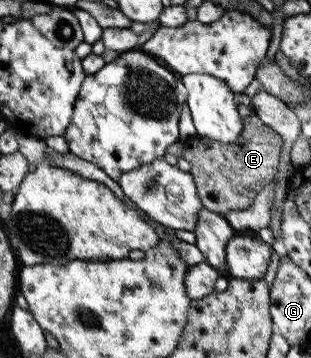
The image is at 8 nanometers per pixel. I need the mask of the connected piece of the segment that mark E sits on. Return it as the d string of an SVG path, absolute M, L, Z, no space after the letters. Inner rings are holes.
M254 112L242 118L243 130L240 140L219 150L218 140L198 134L184 143L183 158L191 163L197 192L203 206L211 212L225 216L230 210L245 210L253 206L259 191L267 186L280 171L284 140L271 126L267 126ZM203 140L209 142L211 150L203 150Z

